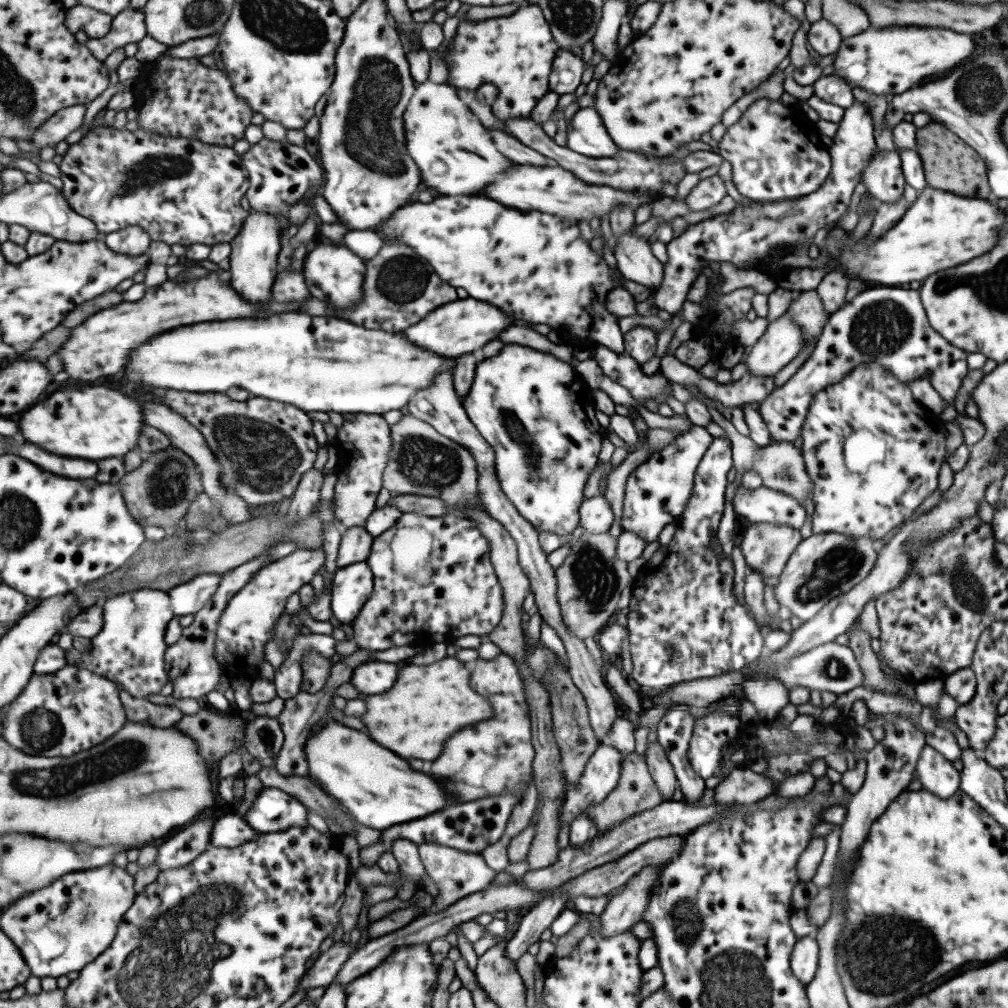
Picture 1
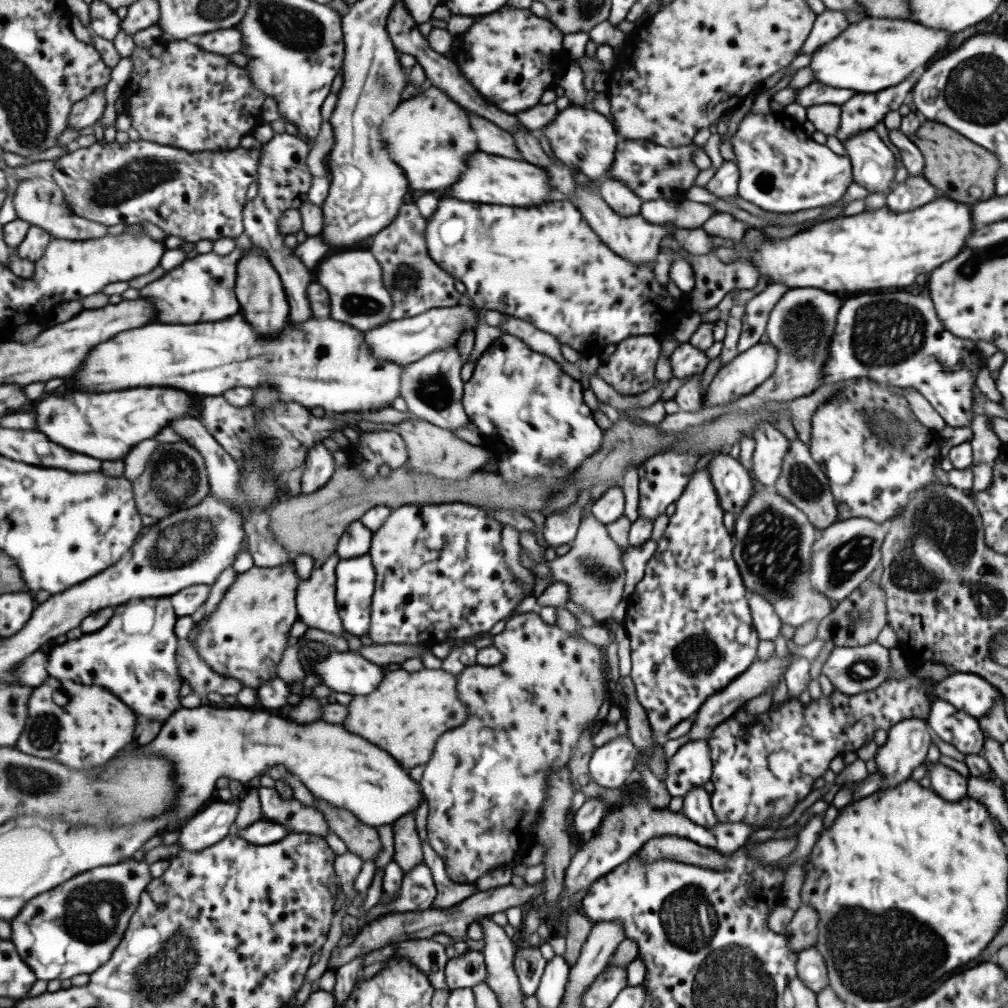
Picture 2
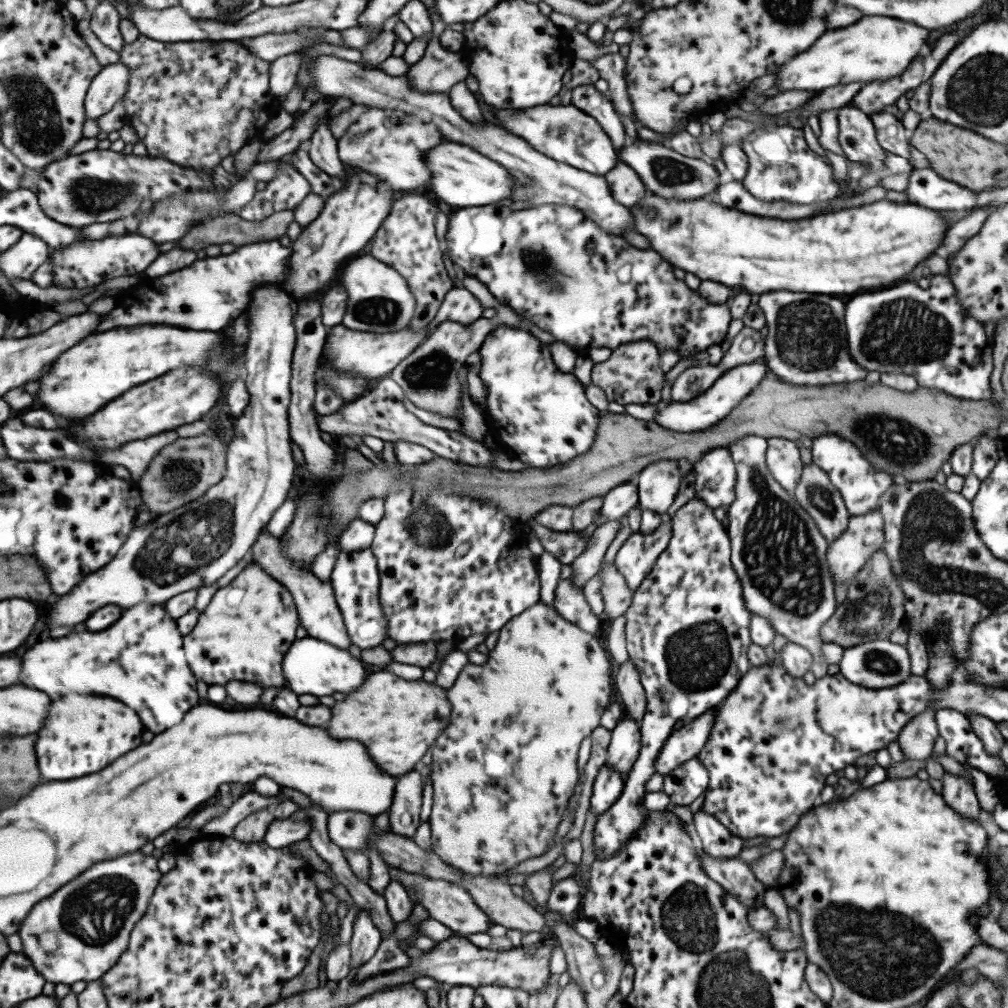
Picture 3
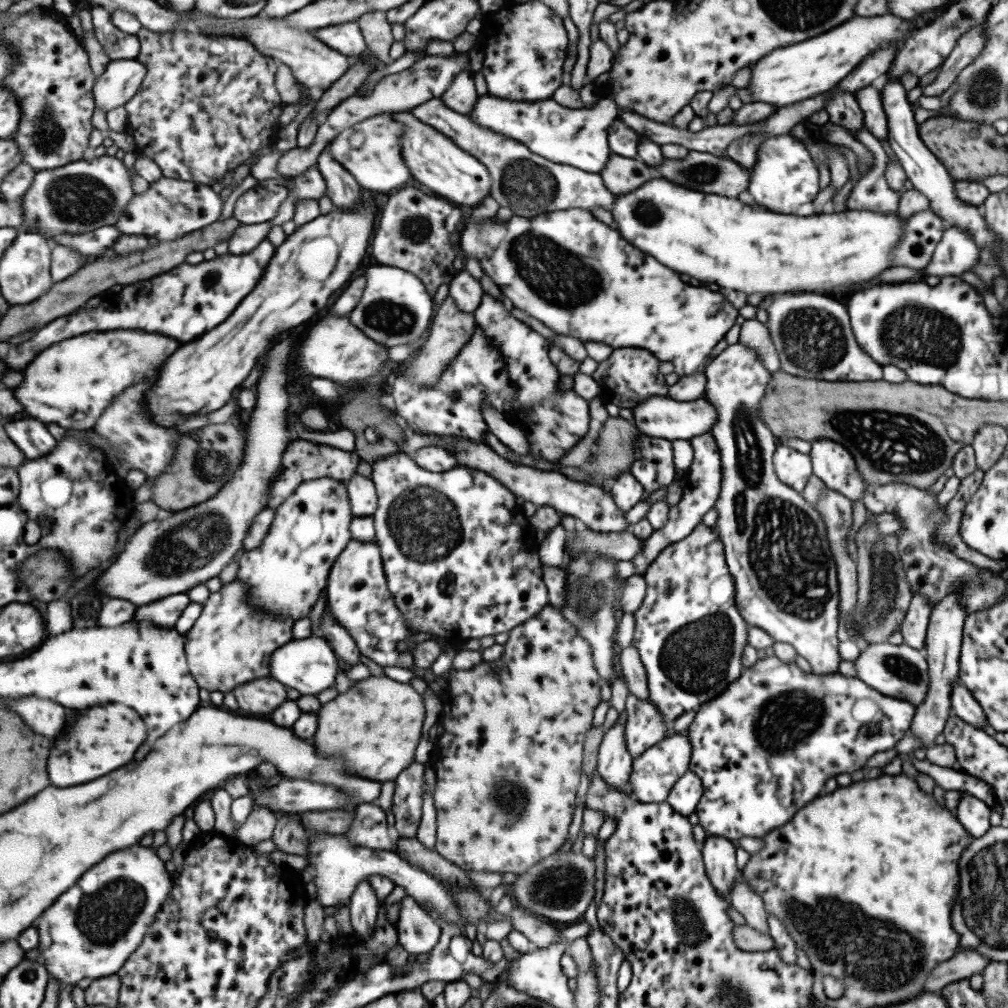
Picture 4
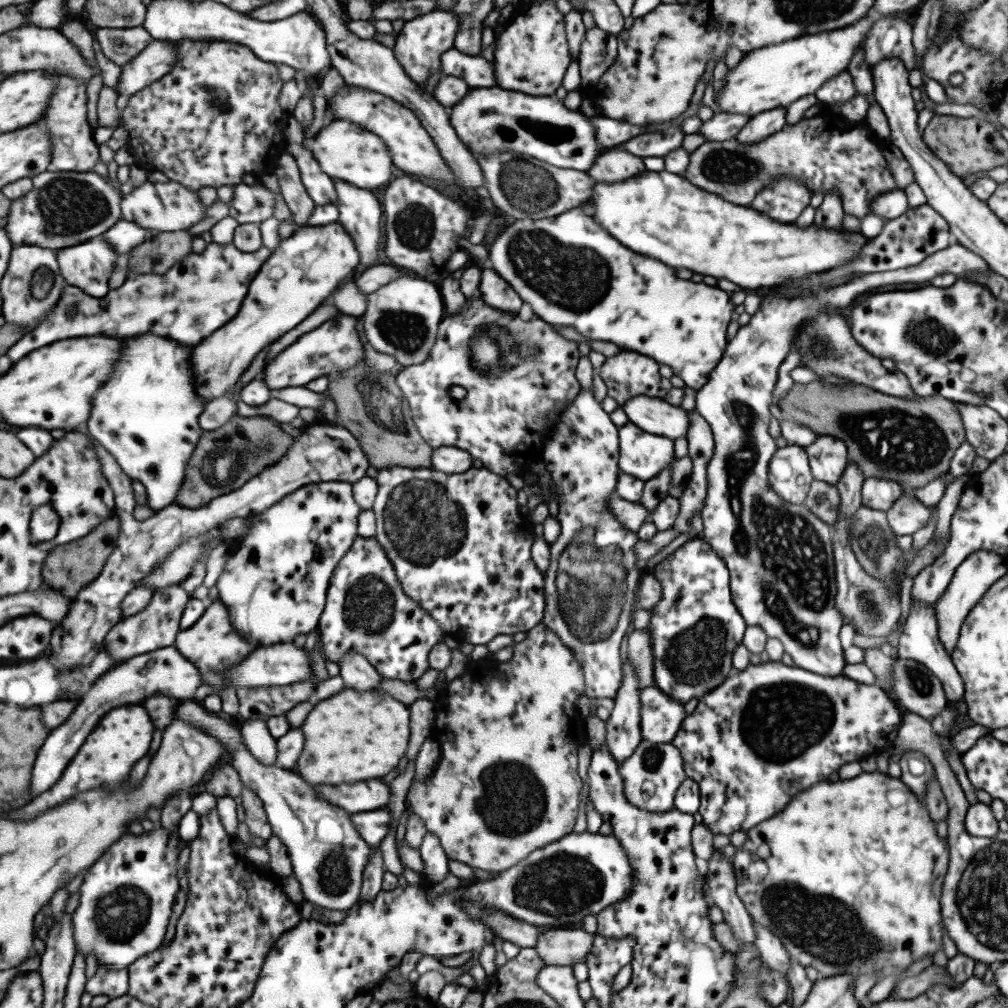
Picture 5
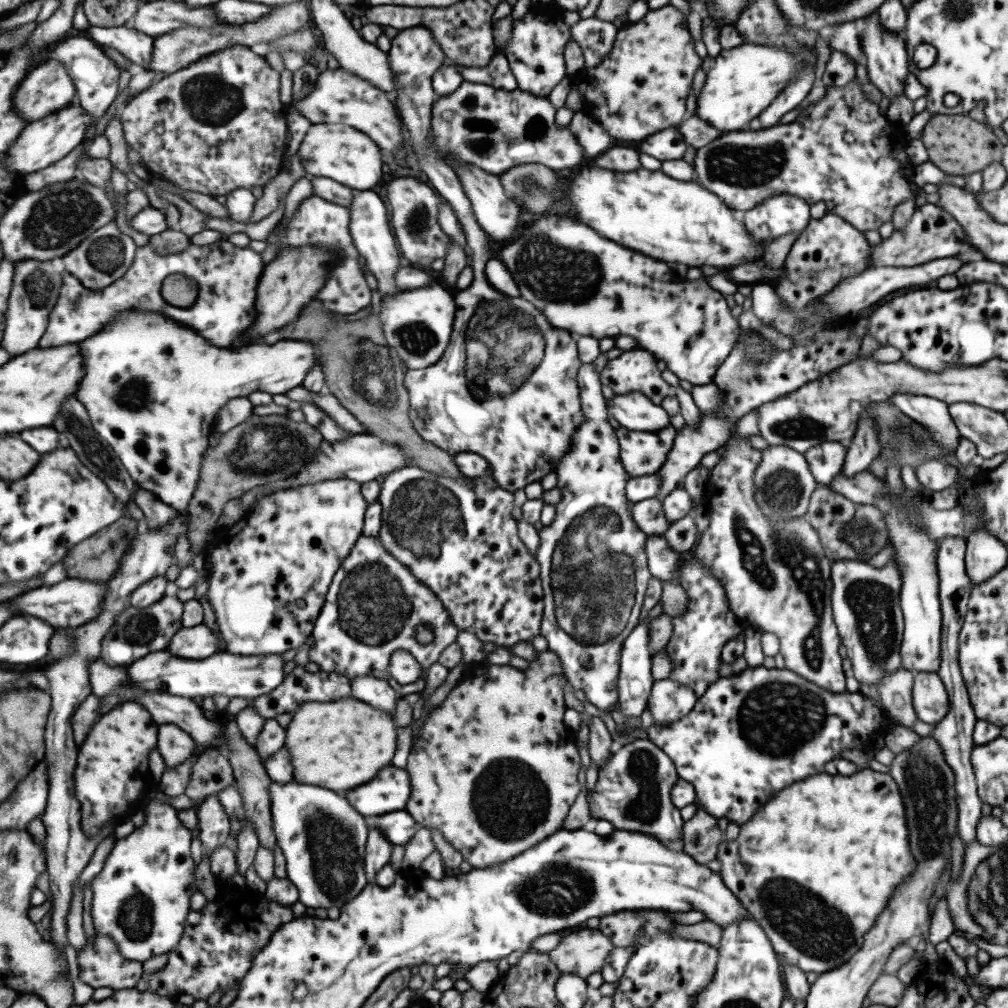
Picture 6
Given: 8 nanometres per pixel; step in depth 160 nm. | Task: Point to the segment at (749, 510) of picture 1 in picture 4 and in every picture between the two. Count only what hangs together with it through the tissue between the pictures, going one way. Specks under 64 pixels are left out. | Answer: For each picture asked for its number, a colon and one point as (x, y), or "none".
2: (732, 484)
3: (715, 476)
4: (701, 481)

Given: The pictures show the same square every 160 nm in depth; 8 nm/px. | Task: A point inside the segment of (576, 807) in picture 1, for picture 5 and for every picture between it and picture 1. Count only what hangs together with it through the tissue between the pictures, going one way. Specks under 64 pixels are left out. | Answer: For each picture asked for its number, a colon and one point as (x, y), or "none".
2: (611, 765)
3: (623, 748)
4: (644, 726)
5: (661, 717)

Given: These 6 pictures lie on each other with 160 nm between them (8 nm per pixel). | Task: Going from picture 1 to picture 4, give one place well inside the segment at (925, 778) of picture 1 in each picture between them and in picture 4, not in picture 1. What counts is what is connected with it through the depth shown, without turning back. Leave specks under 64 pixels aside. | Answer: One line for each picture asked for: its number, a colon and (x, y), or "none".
2: (947, 784)
3: (957, 793)
4: (972, 813)

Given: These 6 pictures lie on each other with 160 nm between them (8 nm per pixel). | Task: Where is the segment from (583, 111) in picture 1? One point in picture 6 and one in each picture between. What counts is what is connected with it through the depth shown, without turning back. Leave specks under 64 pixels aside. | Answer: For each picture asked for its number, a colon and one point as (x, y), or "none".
2: (579, 137)
3: (564, 133)
4: (578, 137)
5: (485, 120)
6: (492, 129)

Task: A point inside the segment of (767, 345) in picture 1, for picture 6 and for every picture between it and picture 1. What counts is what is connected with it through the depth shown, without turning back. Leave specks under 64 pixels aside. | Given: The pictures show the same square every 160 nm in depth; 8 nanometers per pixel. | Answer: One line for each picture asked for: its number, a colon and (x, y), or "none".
2: (746, 370)
3: (701, 412)
4: (659, 417)
5: (652, 415)
6: (633, 411)

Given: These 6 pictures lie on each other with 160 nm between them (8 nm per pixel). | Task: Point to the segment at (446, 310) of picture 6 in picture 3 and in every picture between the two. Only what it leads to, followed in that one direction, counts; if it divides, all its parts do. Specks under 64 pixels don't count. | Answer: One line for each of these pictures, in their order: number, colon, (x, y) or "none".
3: (381, 300)
4: (394, 310)
5: (402, 320)

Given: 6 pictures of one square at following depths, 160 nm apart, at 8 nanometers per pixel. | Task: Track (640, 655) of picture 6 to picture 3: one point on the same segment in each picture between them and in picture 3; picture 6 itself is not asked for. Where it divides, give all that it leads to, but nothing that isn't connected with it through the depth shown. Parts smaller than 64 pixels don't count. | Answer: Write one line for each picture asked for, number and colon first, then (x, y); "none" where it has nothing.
3: (607, 785)
4: (614, 764)
5: (622, 735)

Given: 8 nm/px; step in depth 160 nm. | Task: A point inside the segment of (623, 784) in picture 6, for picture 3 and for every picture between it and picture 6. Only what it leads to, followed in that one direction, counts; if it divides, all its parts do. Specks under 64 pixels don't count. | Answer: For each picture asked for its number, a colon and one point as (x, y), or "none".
3: (685, 743)
4: (653, 772)
5: (650, 776)

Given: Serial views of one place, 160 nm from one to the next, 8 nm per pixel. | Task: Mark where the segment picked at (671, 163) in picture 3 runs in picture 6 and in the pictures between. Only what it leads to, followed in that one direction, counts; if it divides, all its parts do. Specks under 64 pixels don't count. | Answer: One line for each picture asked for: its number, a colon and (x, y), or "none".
4: (699, 171)
5: (824, 152)
6: (840, 150)

